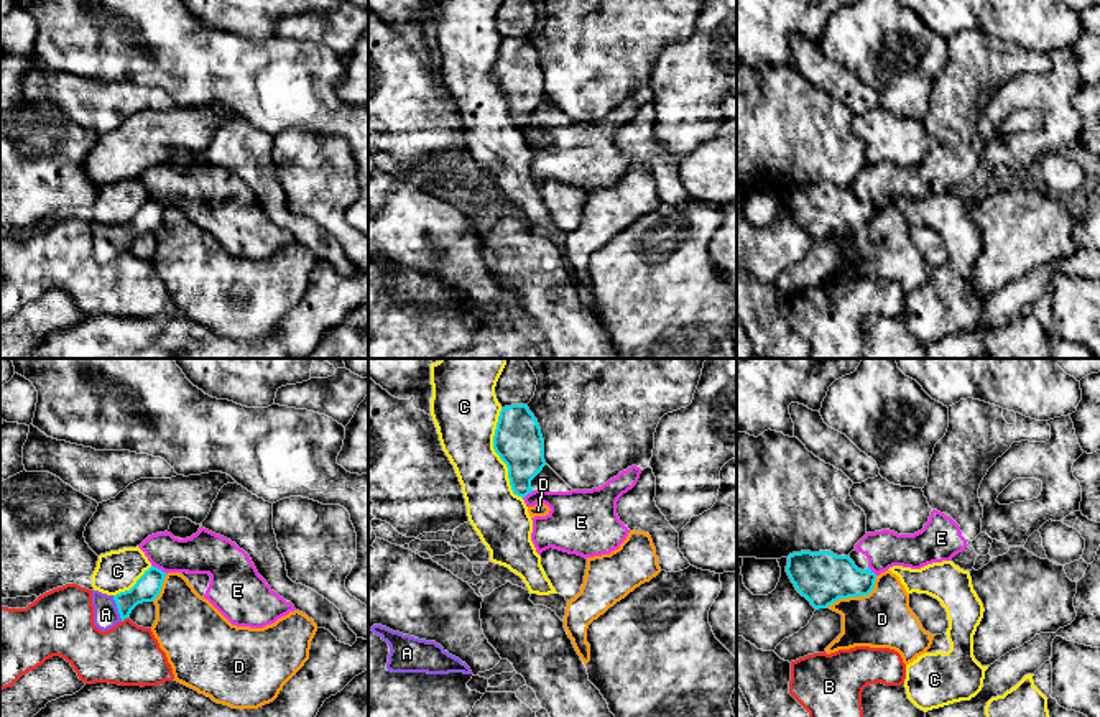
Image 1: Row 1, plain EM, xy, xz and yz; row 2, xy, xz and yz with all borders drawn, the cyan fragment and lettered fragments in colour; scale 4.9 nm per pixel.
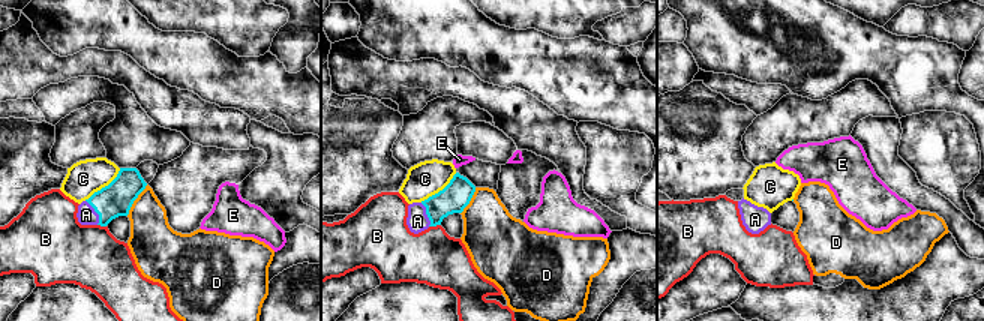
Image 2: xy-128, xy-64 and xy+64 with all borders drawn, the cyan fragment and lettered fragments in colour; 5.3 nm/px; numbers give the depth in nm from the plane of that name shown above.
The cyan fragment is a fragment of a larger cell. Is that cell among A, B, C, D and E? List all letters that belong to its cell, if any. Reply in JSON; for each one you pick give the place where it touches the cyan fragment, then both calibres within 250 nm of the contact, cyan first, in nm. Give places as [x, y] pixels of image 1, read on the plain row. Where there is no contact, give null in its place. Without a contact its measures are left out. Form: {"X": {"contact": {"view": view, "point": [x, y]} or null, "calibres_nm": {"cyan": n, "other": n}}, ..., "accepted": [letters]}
{"A": {"contact": {"view": "xy", "point": [117, 239]}, "calibres_nm": {"cyan": 120, "other": 130}}, "accepted": ["A"]}

